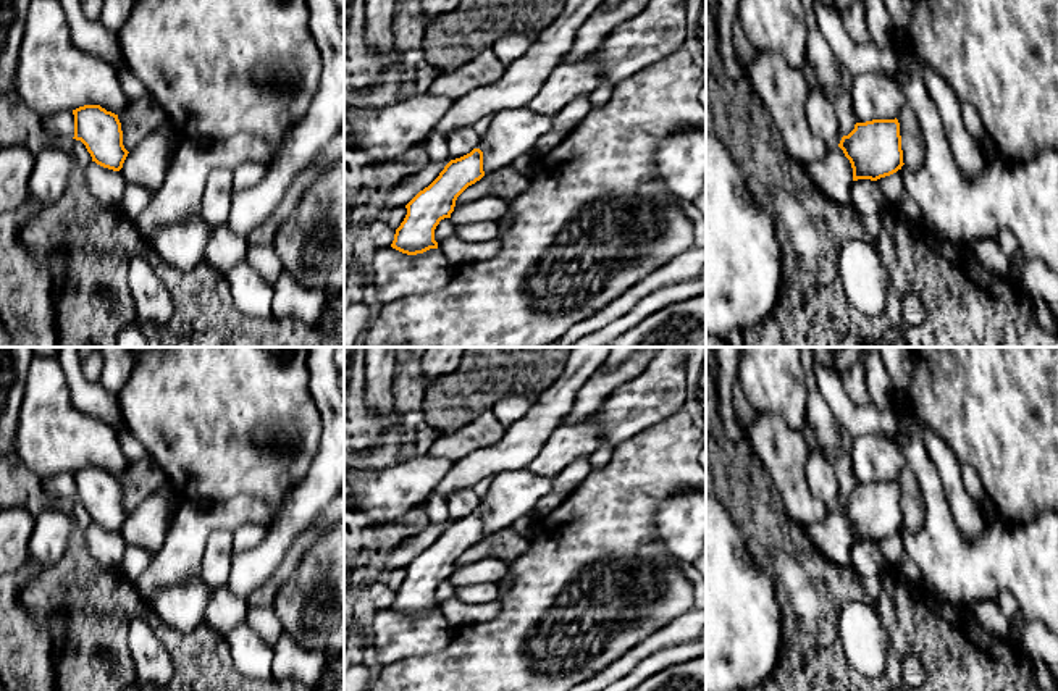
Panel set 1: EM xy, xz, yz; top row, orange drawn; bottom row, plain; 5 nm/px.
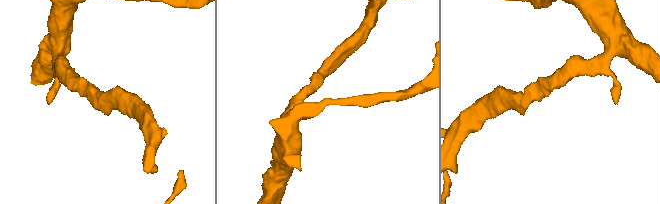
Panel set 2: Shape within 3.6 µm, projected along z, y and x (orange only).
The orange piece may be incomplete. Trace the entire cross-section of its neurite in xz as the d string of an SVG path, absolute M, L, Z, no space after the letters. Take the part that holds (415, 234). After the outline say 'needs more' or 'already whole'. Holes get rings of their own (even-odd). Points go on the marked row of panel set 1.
M480 149L451 160L439 176L405 205L407 215L396 229L391 247L407 255L438 249L436 226L441 220L451 218L457 197L483 176Z; already whole

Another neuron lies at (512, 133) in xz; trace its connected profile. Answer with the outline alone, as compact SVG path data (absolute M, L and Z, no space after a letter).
M528 107L493 115L477 149L483 152L483 171L489 174L530 155L536 140L554 126L554 118L538 115Z

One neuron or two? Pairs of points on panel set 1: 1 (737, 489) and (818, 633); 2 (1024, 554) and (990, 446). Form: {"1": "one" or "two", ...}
{"1": "one", "2": "two"}

